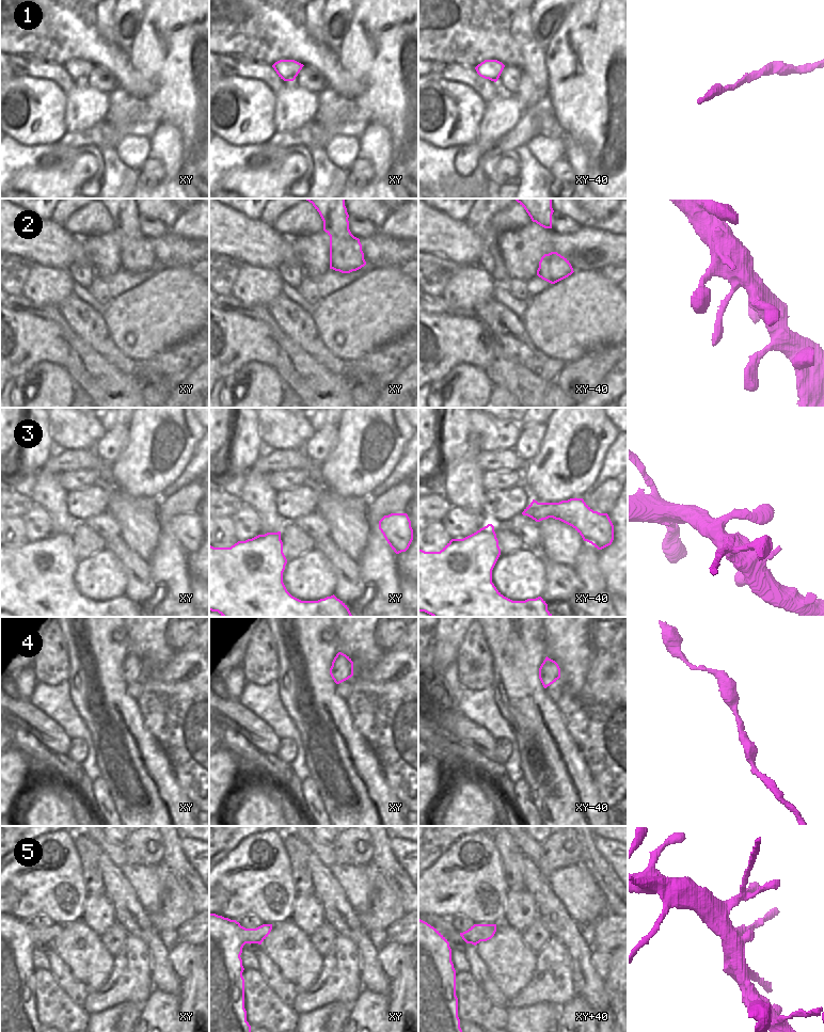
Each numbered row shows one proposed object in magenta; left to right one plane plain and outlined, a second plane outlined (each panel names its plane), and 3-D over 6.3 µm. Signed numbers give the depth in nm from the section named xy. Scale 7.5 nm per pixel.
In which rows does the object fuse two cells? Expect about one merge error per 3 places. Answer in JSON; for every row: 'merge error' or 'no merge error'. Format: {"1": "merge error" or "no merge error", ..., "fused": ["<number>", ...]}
{"1": "no merge error", "2": "no merge error", "3": "no merge error", "4": "no merge error", "5": "no merge error", "fused": []}

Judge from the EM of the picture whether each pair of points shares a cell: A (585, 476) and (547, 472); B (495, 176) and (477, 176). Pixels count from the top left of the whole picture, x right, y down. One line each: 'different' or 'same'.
A: same
B: different

